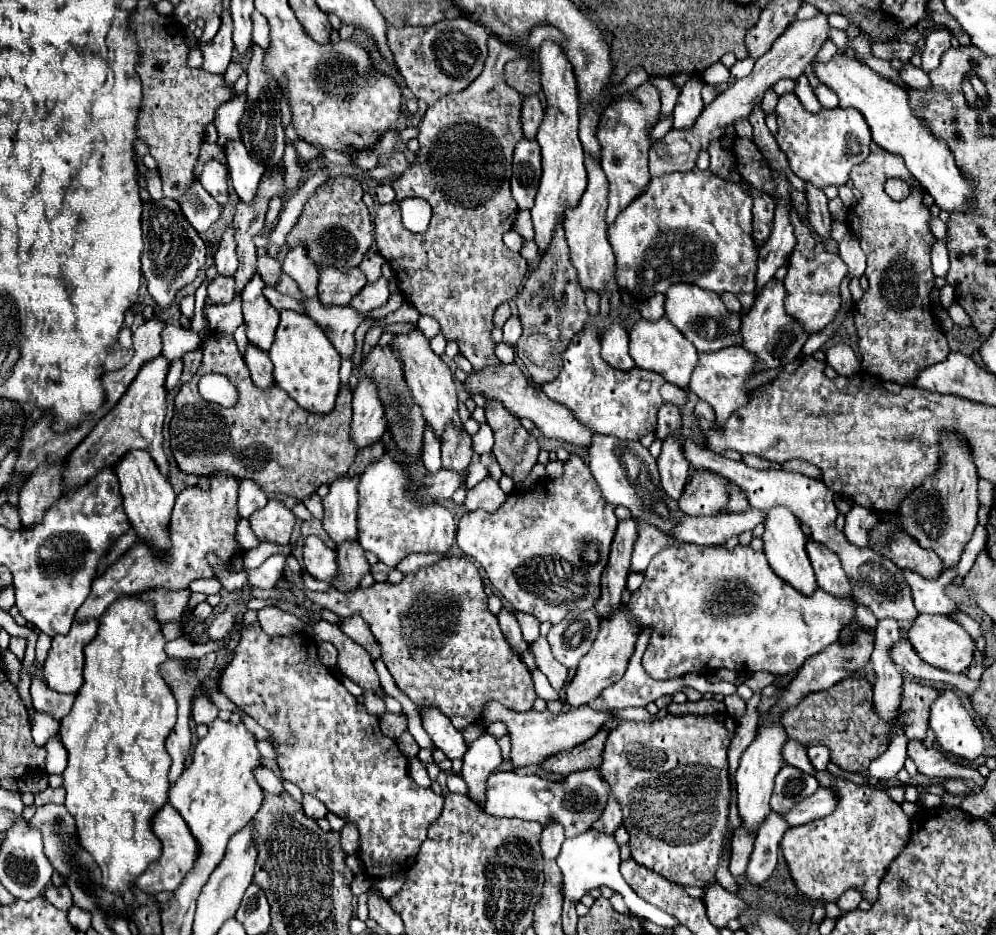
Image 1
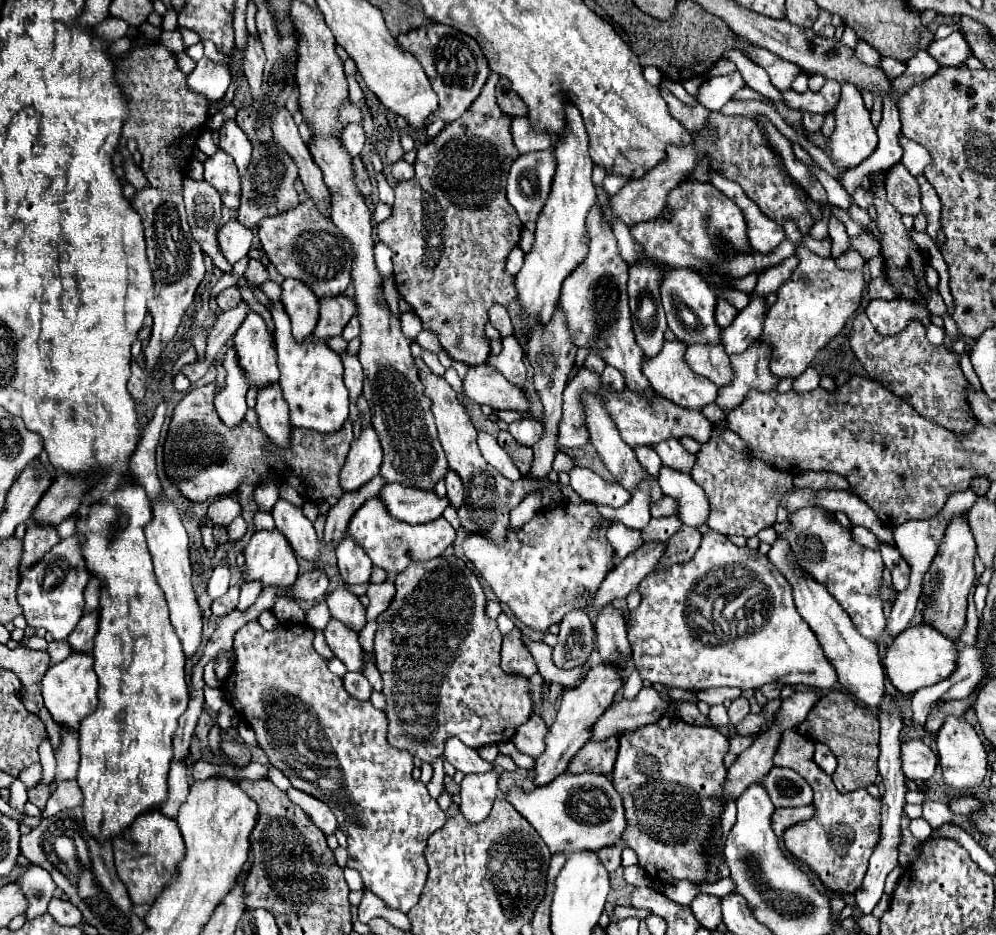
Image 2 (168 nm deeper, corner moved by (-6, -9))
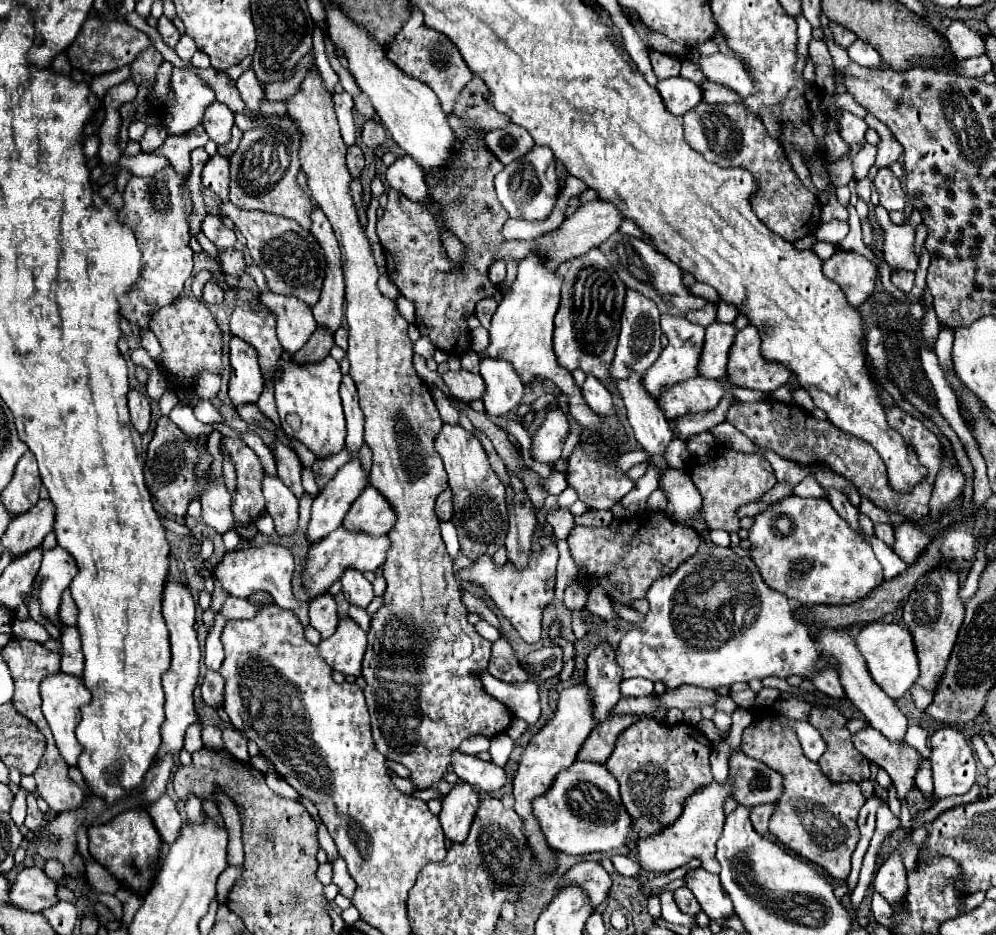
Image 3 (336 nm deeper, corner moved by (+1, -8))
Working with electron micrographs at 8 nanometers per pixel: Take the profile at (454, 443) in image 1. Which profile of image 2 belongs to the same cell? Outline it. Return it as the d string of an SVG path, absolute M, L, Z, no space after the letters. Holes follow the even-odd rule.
M447 472L445 476L445 486L447 486L447 498L449 498L449 506L453 508L461 508L463 498L465 498L465 490L461 484L461 478L455 472Z

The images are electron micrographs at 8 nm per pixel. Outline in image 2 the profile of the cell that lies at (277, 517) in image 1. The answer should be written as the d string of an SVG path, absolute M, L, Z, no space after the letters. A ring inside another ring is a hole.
M259 530L243 548L245 564L241 568L243 582L257 580L263 588L289 588L299 576L295 552L287 538L275 530Z

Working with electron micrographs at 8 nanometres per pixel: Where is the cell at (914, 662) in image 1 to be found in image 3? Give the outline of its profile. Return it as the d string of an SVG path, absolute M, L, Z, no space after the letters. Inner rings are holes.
M790 495L776 505L772 505L762 515L756 515L756 521L750 529L752 541L752 559L760 567L764 581L784 593L788 599L796 599L804 605L852 605L864 599L872 589L876 589L882 577L882 565L872 553L872 547L844 525L844 519L832 509L826 499L804 499L798 495Z

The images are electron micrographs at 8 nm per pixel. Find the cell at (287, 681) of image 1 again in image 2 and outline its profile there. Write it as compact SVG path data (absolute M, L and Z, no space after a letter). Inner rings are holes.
M253 620L253 622L247 622L247 624L245 624L245 626L243 626L243 628L241 628L241 630L237 630L237 634L235 634L235 644L233 644L233 650L235 650L235 654L237 654L237 658L235 658L235 664L233 664L233 668L231 668L231 676L229 676L229 678L227 678L227 680L225 680L225 698L227 698L227 700L229 700L229 702L231 702L231 706L233 706L233 708L235 708L235 710L237 710L237 714L239 714L239 716L243 716L243 718L245 718L245 720L247 720L247 724L249 724L249 726L251 726L251 728L253 728L253 732L255 732L255 738L257 738L257 742L259 742L259 746L261 746L261 748L263 748L263 752L265 752L265 754L267 754L267 758L269 758L269 762L271 762L271 764L273 764L273 766L275 766L275 768L279 768L279 770L281 770L281 772L283 772L283 774L285 774L285 776L287 776L287 778L289 778L289 782L291 782L291 786L295 786L295 788L297 788L297 790L303 790L303 792L307 792L307 794L311 794L311 796L315 796L315 798L319 798L319 800L323 800L323 802L325 802L325 804L327 804L327 806L329 806L329 808L331 808L331 810L333 810L333 814L335 814L335 816L337 816L337 822L339 822L339 830L341 830L341 832L343 832L343 834L345 834L345 836L347 836L347 842L349 842L349 846L347 846L347 852L349 852L349 860L347 860L347 868L353 868L353 870L357 870L357 872L359 872L359 874L361 874L361 880L363 880L363 886L365 886L365 888L367 888L367 890L371 890L371 892L373 892L373 894L375 894L375 896L379 896L379 898L381 898L381 900L383 900L383 902L385 902L385 906L387 906L387 908L391 908L391 910L399 910L399 912L409 912L409 910L411 910L411 906L415 906L415 904L417 904L417 900L419 900L419 896L421 896L421 892L423 892L423 886L425 886L425 878L427 878L427 872L429 872L429 870L427 870L427 862L425 862L425 856L423 856L423 852L425 852L425 846L427 846L427 838L429 838L429 836L431 836L431 834L433 834L433 832L435 832L435 830L439 830L439 828L441 828L441 826L443 826L443 824L445 824L445 820L447 820L447 816L445 816L445 814L443 814L443 812L441 812L441 808L439 808L439 804L437 804L437 800L433 800L433 798L431 798L431 796L429 796L429 792L427 792L427 788L425 788L425 784L423 784L423 782L415 782L415 780L413 780L413 778L411 778L411 772L413 772L413 756L411 756L411 754L407 754L407 752L405 752L405 750L395 750L395 748L391 748L391 746L389 746L389 744L387 744L387 716L385 716L385 712L383 712L383 710L377 710L377 708L375 708L375 706L373 706L373 704L371 704L371 702L369 702L369 700L367 700L367 702L361 702L361 700L357 700L357 698L353 698L353 696L349 696L349 694L347 694L347 690L345 690L345 686L343 686L343 680L341 680L341 678L339 678L339 676L335 676L335 674L333 674L333 672L331 672L331 670L329 670L329 668L327 668L327 660L325 660L325 658L321 658L321 656L319 656L319 654L317 654L317 652L315 652L315 650L313 650L313 638L315 638L315 632L313 632L313 630L311 630L311 628L309 628L309 626L307 626L307 624L287 624L287 626L277 626L277 628L275 628L275 630L263 630L263 626L261 626L261 624L259 624L259 622L257 622L257 620ZM317 764L337 764L337 778L335 778L335 782L337 782L337 784L333 784L333 788L319 788L319 786L317 786L317 784L313 784L313 782L309 782L309 780L313 780L313 778L315 778L315 776L317 776L317 774L313 774L313 772L317 772Z

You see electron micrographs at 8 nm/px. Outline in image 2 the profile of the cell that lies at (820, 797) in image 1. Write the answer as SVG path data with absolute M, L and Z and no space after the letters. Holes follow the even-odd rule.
M801 806L801 808L783 808L783 810L775 810L775 814L771 816L771 828L775 830L777 836L783 836L785 828L809 820L813 816L815 808L813 806Z

